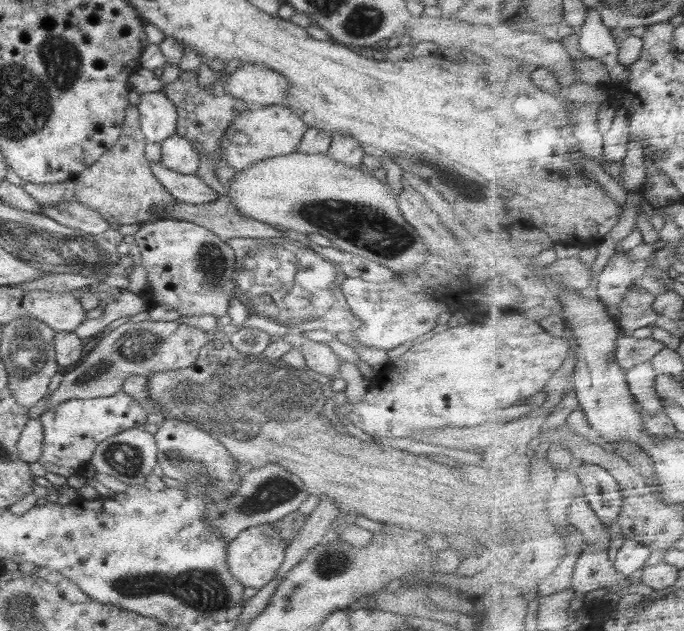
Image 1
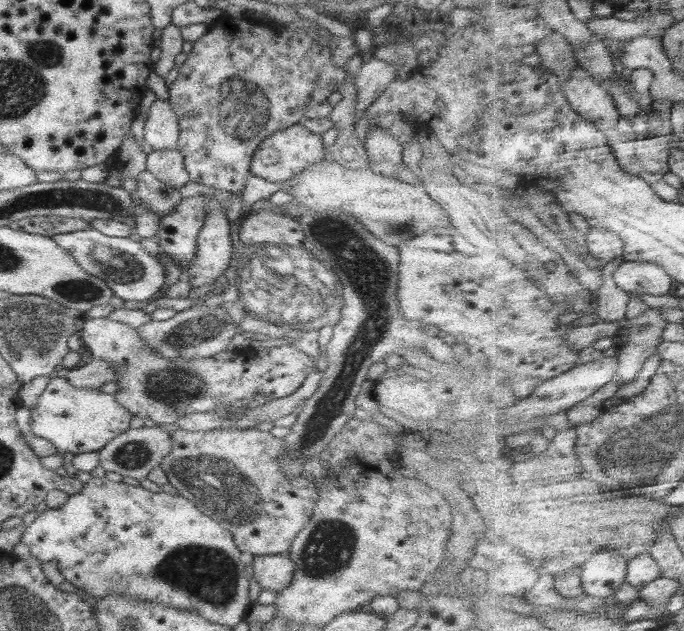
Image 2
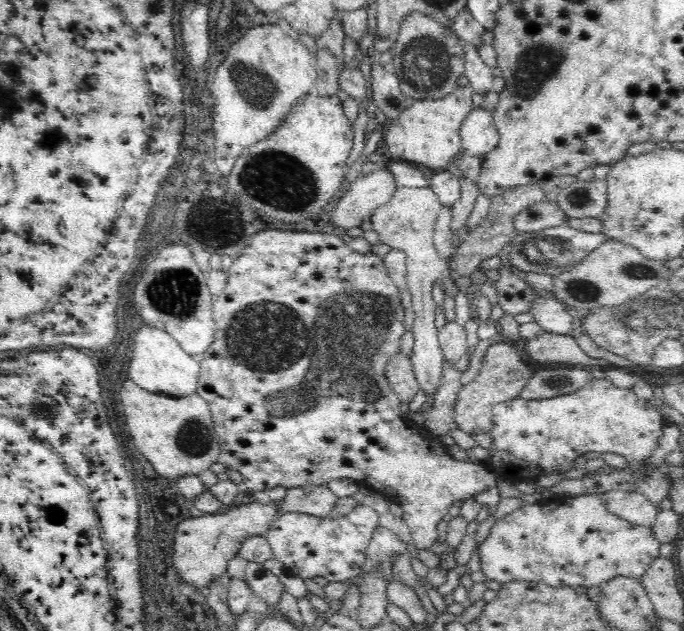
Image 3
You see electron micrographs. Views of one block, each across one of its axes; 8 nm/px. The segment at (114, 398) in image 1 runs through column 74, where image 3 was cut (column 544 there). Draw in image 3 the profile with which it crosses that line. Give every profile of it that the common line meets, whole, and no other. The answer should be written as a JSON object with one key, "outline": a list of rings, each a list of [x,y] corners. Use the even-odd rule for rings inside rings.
{"outline":[[[594,378],[584,388],[554,398],[524,400],[518,397],[496,404],[493,408],[493,428],[490,430],[494,444],[488,450],[490,457],[483,464],[493,469],[498,478],[513,483],[520,482],[518,478],[522,477],[536,479],[541,474],[567,472],[574,466],[574,460],[583,455],[613,452],[629,463],[642,463],[656,448],[663,424],[652,402],[636,397],[631,388],[618,388],[608,378]]]}

